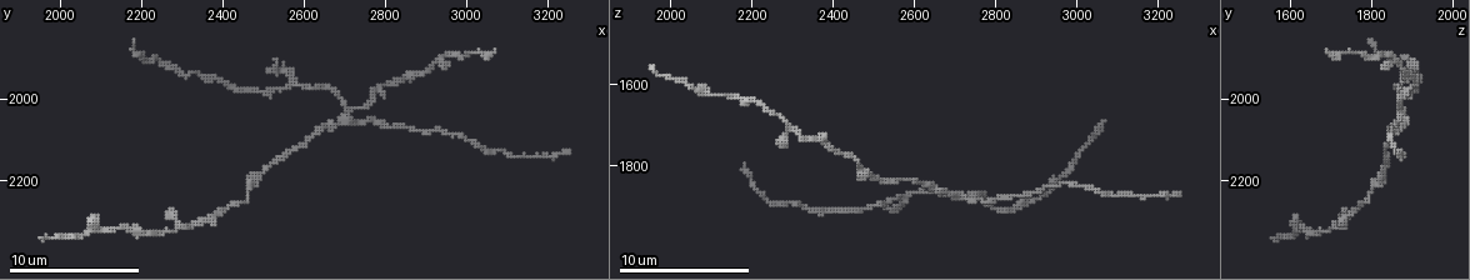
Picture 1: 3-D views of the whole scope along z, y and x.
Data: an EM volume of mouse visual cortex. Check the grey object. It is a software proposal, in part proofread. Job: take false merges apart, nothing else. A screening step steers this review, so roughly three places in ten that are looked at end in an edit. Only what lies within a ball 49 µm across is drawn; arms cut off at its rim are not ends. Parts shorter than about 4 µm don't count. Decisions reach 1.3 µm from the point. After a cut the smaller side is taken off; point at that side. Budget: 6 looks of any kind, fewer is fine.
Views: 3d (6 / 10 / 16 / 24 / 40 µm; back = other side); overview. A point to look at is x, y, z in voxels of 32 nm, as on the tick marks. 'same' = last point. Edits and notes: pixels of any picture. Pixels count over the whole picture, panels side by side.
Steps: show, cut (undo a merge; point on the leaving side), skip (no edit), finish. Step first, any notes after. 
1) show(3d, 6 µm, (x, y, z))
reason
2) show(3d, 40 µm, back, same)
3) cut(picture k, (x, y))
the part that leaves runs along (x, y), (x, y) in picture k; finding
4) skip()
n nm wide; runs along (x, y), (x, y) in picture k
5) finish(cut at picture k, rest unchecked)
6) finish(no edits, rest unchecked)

show(3d, 10 µm, (2310, 2315, 1725))
thick turns thin

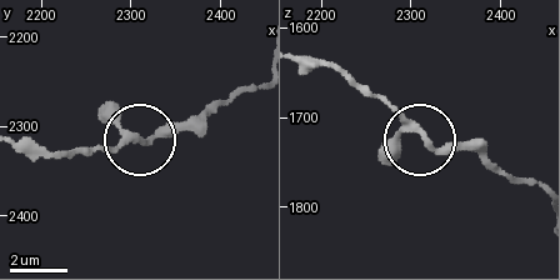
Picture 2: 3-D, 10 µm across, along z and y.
skip()
runs along (254, 85), (140, 140), (91, 149) in picture 2; continuous, no second neuron

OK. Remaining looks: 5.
show(3d, 16 µm, (2820, 1955, 1910))
calibre changes

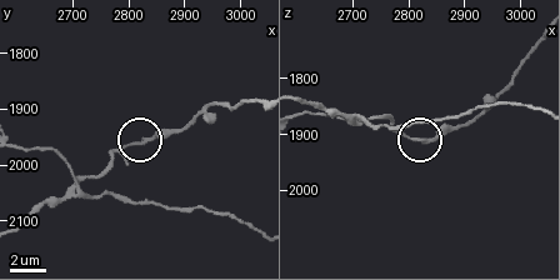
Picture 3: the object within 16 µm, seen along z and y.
show(3d, 16 µm, back, (2820, 1960, 1905))

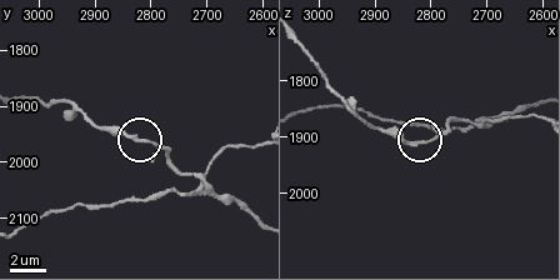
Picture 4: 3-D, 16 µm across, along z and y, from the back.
cut(picture 4, (110, 129))
180 nm wide; the part that leaves runs along (133, 139), (94, 121), (68, 103), (20, 98) in picture 4; two neurons meet here

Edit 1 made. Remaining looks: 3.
show(3d, 6 µm, (2705, 2045, 1880))
four or more arms meet

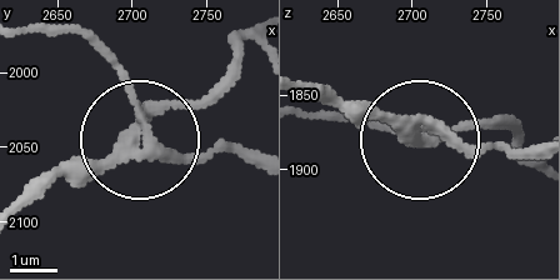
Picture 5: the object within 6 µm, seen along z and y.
cut(picture 5, (210, 156))
side arm 20 µm; 4 arms; two neurons meet here

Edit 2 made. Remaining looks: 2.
finish(cut at picture 4, cut at picture 5, rest unchecked)

